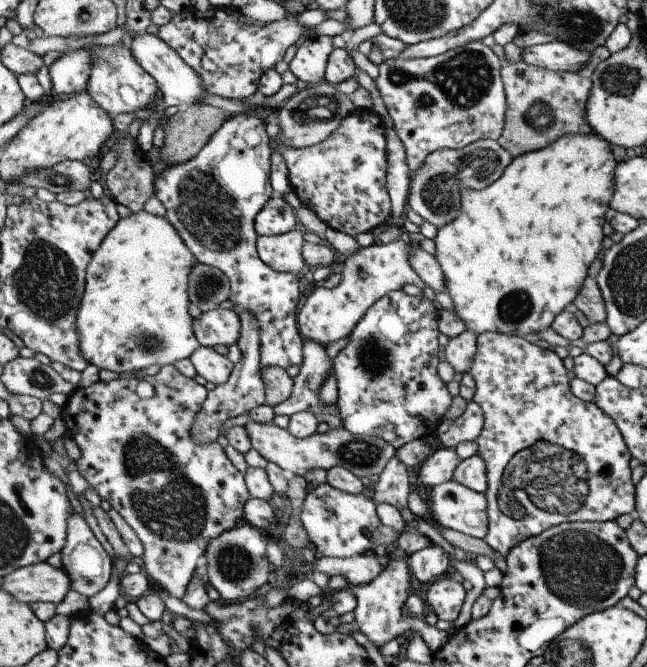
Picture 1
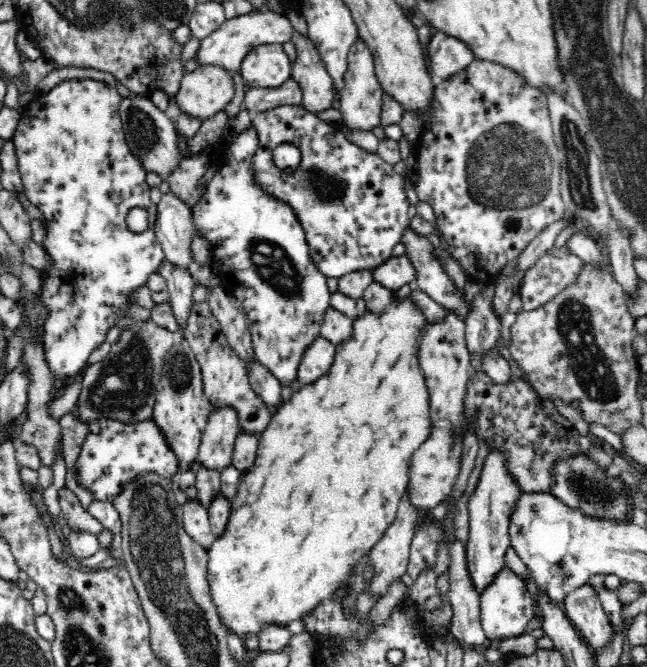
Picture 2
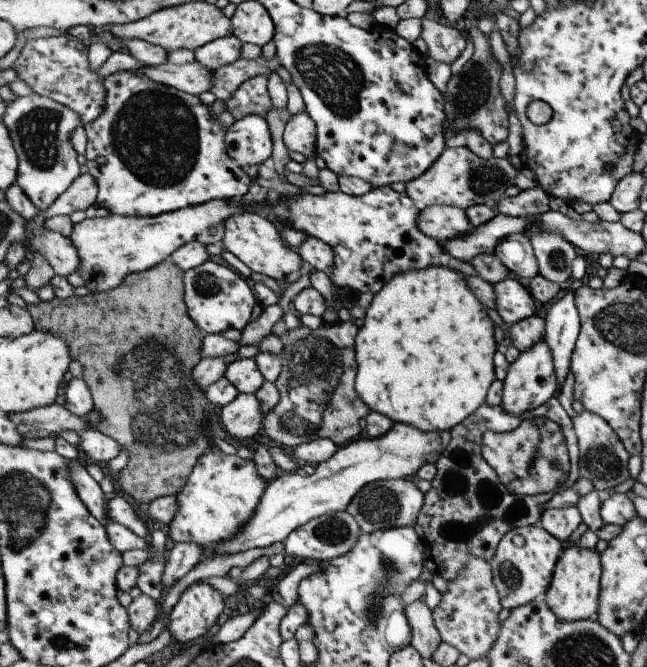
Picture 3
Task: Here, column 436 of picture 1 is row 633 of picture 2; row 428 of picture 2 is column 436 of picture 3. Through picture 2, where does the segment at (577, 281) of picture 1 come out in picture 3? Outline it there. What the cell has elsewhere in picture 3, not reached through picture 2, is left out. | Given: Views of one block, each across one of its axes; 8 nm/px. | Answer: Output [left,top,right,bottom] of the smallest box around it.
[356,265,497,434]

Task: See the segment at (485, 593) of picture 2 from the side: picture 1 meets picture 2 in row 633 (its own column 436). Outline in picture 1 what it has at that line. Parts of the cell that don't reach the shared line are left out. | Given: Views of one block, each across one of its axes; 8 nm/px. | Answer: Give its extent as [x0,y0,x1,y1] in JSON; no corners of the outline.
[426,480,489,539]

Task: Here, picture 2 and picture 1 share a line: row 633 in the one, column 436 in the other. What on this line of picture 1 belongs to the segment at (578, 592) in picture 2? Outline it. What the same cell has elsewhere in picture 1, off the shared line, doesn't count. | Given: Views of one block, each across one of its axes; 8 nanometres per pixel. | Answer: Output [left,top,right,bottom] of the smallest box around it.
[427,576,467,623]

